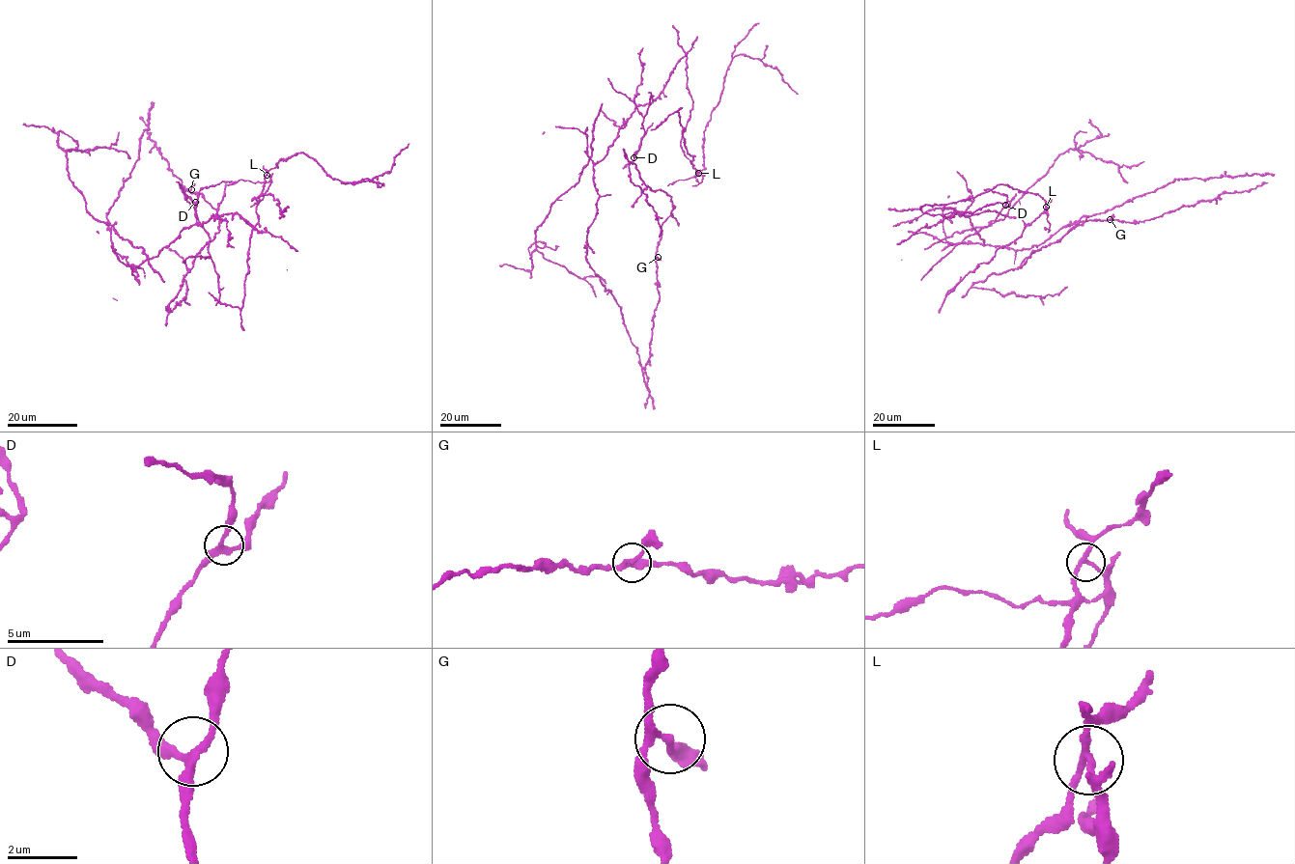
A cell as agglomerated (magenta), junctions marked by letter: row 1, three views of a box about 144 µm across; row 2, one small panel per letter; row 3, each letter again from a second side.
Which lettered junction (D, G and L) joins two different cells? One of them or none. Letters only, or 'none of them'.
L

